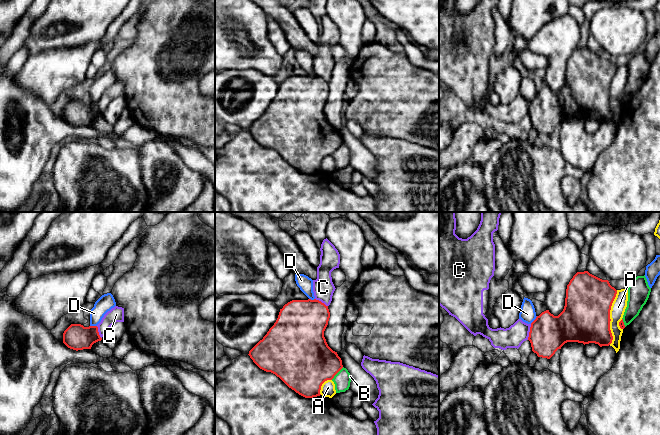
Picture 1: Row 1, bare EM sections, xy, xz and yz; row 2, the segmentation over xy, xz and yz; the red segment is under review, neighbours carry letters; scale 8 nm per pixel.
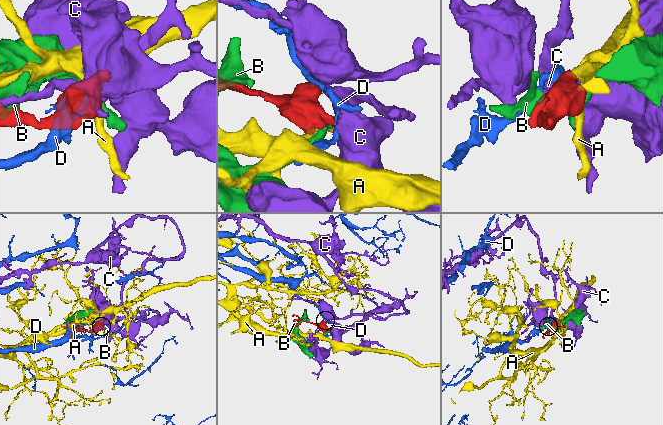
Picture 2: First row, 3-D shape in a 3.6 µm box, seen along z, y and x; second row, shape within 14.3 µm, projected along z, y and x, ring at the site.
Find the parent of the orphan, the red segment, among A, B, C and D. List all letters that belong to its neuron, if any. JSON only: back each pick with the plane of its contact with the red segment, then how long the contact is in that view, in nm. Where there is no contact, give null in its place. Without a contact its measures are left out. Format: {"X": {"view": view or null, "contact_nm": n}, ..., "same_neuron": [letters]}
{"C": {"view": "yz", "contact_nm": 130}, "same_neuron": ["C"]}

